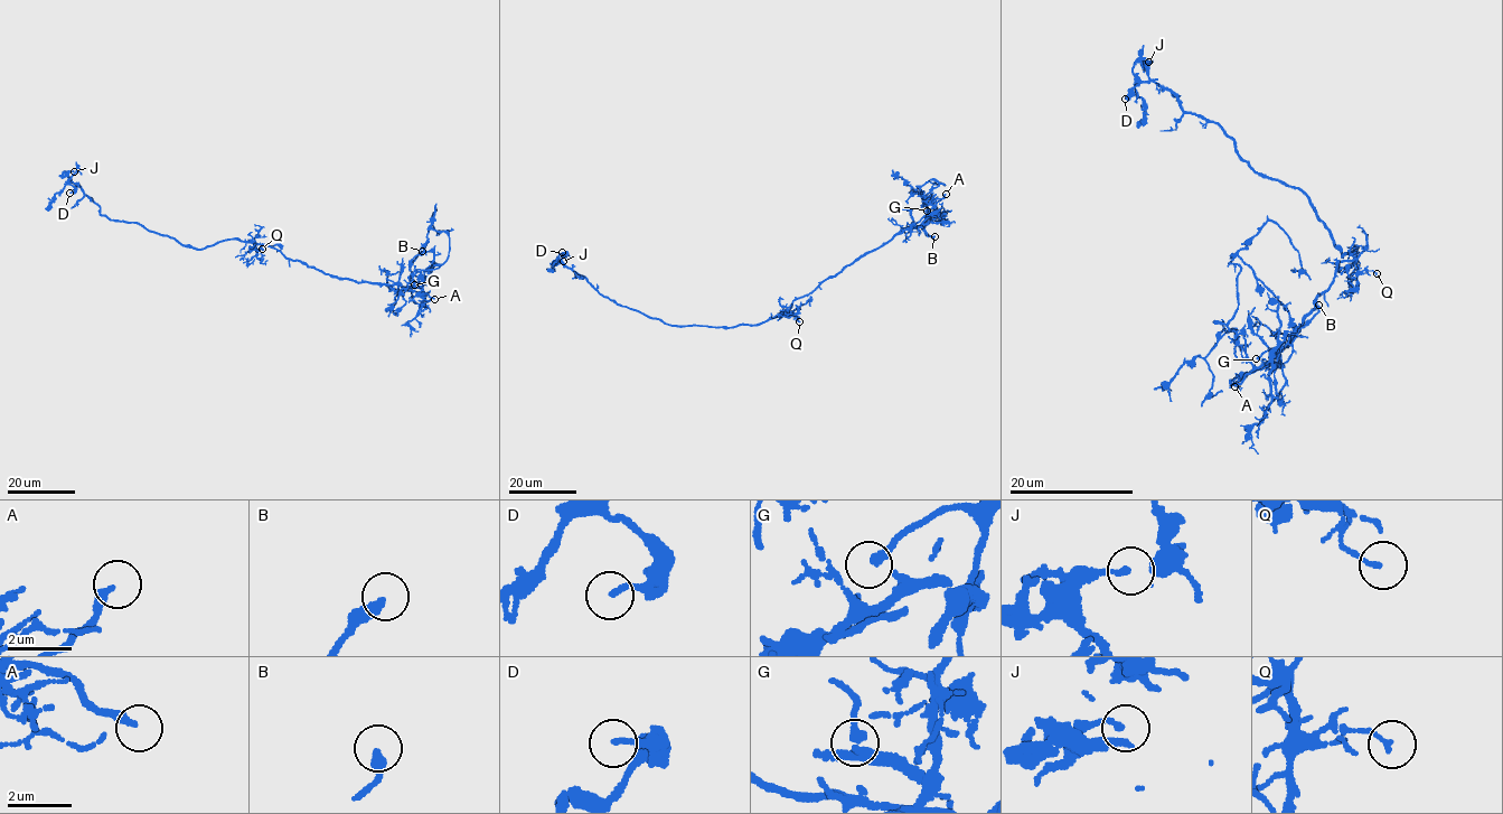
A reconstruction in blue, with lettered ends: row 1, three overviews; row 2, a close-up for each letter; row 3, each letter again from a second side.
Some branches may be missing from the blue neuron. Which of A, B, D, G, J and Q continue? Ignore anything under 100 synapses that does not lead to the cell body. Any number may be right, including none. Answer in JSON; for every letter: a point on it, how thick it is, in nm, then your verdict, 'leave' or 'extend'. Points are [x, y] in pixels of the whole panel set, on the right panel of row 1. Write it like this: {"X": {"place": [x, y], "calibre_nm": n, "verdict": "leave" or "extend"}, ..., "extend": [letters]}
{"A": {"place": [1234, 386], "calibre_nm": 280, "verdict": "extend"}, "B": {"place": [1318, 305], "calibre_nm": 360, "verdict": "leave"}, "D": {"place": [1125, 99], "calibre_nm": 140, "verdict": "leave"}, "G": {"place": [1256, 358], "calibre_nm": 200, "verdict": "leave"}, "J": {"place": [1148, 62], "calibre_nm": 150, "verdict": "leave"}, "Q": {"place": [1377, 273], "calibre_nm": 150, "verdict": "leave"}, "extend": ["A"]}

